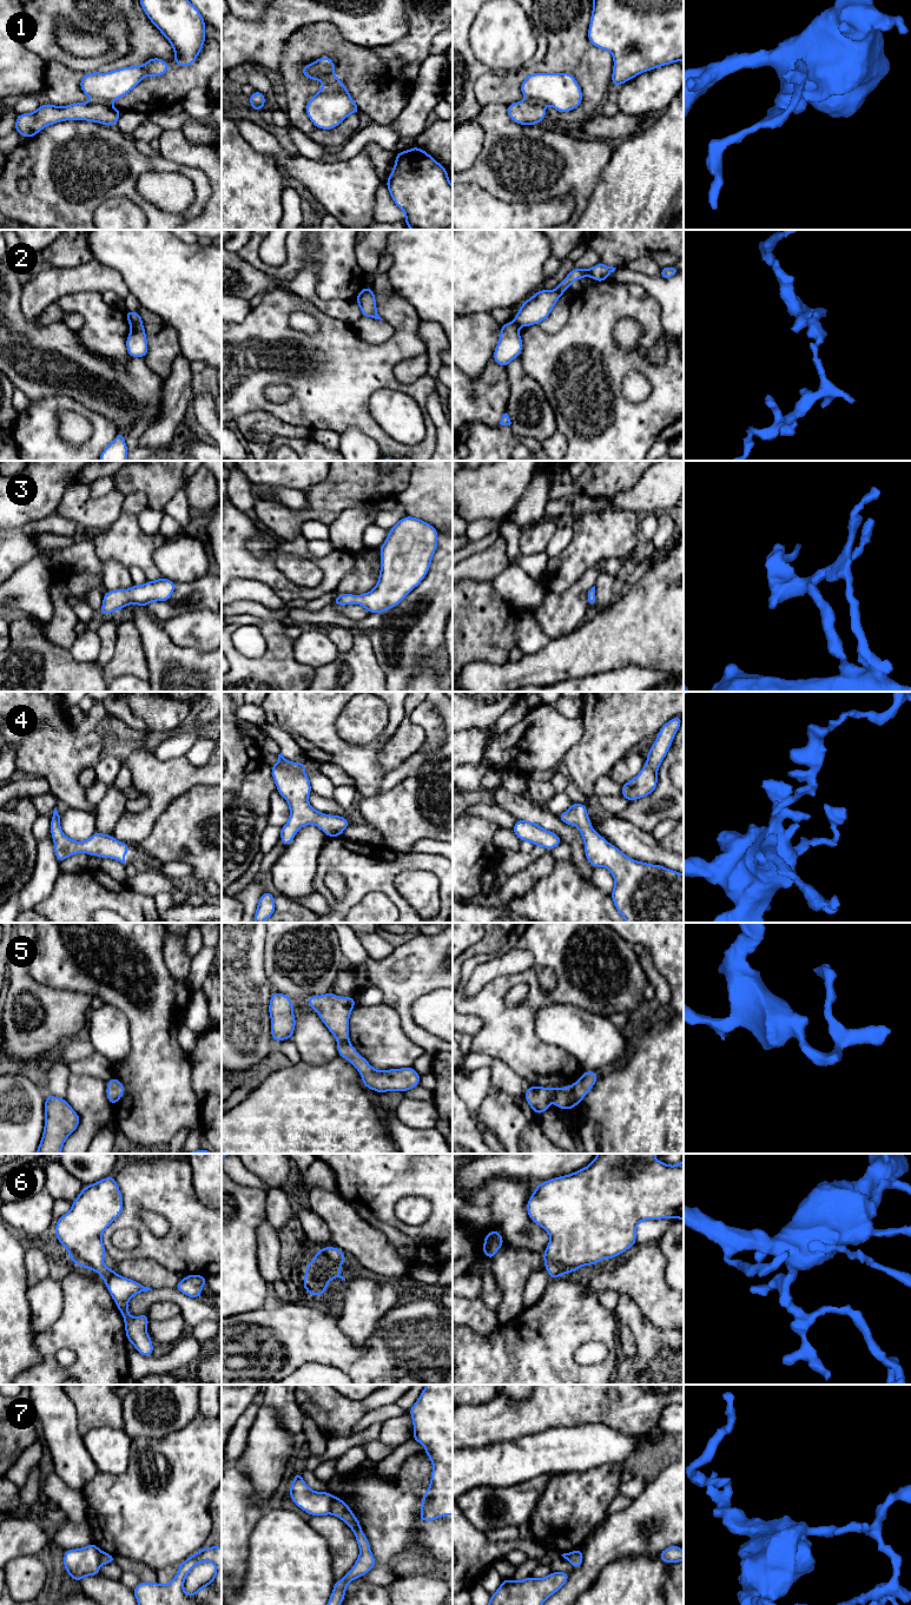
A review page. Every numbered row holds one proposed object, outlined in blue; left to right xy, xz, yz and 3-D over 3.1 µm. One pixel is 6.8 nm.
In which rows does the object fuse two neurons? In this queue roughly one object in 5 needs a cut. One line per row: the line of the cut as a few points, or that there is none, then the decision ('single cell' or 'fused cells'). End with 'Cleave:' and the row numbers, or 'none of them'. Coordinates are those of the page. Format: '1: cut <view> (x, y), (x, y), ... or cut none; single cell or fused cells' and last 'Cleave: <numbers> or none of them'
1: cut xy (94, 99), (107, 104); fused cells
2: cut xy (142, 323), (132, 328); fused cells
3: cut none; single cell
4: cut none; single cell
5: cut none; single cell
6: cut none; single cell
7: cut xz (335, 1498), (330, 1512); fused cells
Cleave: 1, 2, 7

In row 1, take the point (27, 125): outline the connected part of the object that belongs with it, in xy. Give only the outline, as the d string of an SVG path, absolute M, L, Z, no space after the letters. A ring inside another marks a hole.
M98 100L75 103L65 107L53 104L41 105L33 113L18 114L14 128L26 138L32 138L46 126L65 120L86 120L115 126L120 110Z

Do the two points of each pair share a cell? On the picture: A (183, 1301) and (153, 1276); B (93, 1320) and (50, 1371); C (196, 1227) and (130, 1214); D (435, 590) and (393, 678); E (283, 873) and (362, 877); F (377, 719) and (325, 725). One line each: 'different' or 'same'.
A: different
B: same
C: same
D: same
E: different
F: different

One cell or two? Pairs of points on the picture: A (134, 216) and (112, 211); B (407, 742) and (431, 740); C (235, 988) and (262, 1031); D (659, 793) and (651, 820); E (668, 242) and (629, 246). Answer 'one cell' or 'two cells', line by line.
A: one cell
B: two cells
C: one cell
D: one cell
E: one cell

